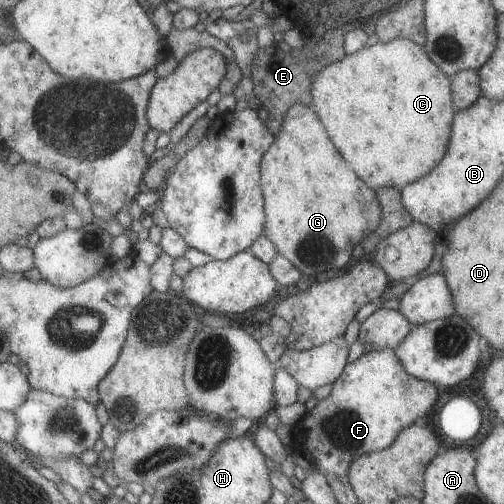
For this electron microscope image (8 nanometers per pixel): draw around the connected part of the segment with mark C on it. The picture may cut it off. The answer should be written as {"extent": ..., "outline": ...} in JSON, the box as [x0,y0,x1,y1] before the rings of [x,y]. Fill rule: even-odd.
{"extent":[310,38,454,189],"outline":[[[406,38],[366,46],[353,54],[328,64],[310,84],[312,108],[318,112],[334,146],[352,166],[352,170],[370,186],[402,189],[426,176],[444,158],[454,120],[452,78],[430,60],[426,50]]]}

